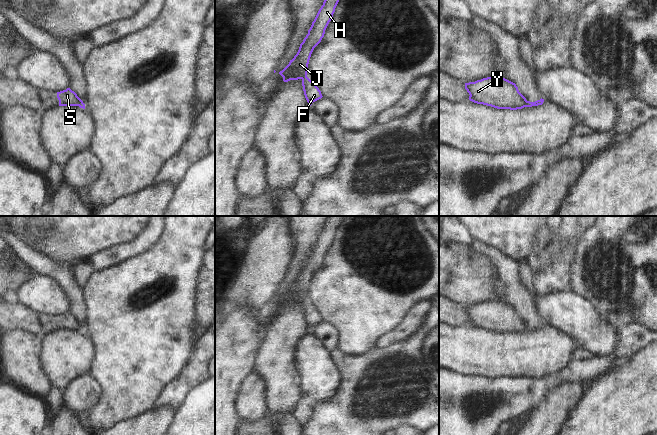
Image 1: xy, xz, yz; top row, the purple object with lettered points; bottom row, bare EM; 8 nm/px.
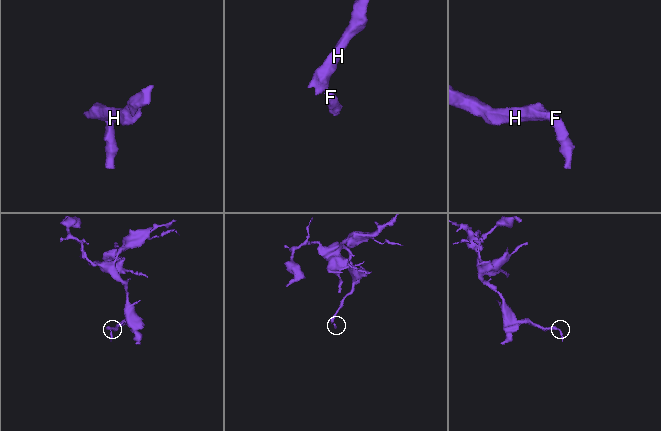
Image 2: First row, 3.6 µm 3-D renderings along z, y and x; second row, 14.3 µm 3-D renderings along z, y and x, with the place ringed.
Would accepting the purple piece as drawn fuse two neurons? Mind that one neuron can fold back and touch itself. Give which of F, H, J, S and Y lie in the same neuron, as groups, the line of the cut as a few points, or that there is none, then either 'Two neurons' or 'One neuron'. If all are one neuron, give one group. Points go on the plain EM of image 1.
Groups: F / H J S Y. Split along yz (528, 325), (524, 330). Two neurons

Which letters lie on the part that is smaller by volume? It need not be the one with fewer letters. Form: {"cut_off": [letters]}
{"cut_off": ["F"]}

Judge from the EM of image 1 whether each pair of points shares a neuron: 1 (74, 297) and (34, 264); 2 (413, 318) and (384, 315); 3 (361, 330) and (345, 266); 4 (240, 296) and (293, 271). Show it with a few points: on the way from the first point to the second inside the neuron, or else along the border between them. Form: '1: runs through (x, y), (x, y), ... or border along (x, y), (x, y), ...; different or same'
1: runs through (69, 286), (52, 269), (45, 266); same
2: border along (407, 312), (405, 315); different
3: runs through (361, 314), (361, 282); same
4: border along (294, 253), (284, 278), (278, 284), (274, 293); different

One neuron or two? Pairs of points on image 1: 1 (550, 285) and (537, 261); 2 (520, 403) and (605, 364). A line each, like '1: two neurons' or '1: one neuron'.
1: two neurons
2: one neuron

